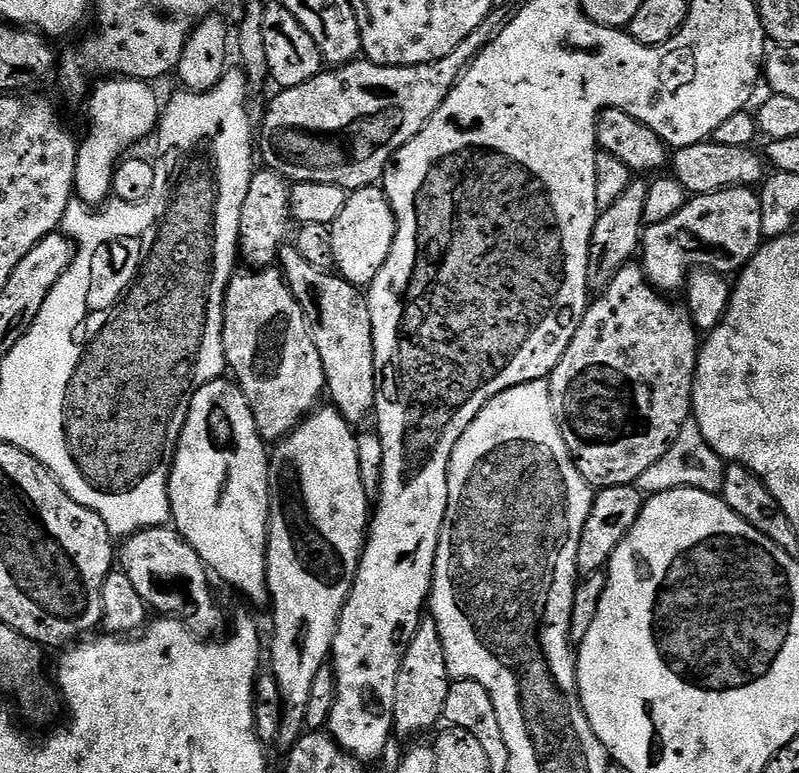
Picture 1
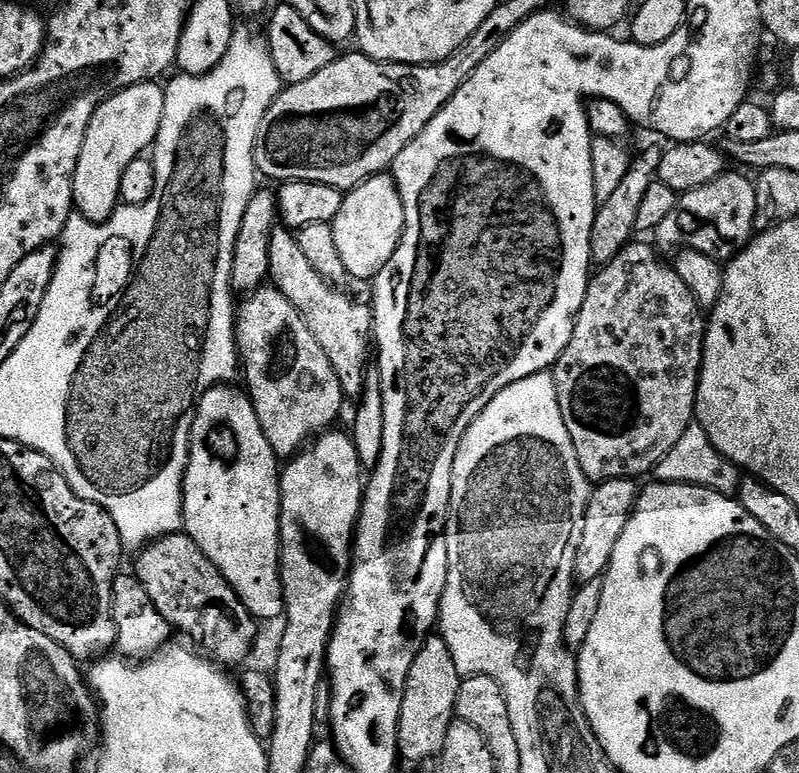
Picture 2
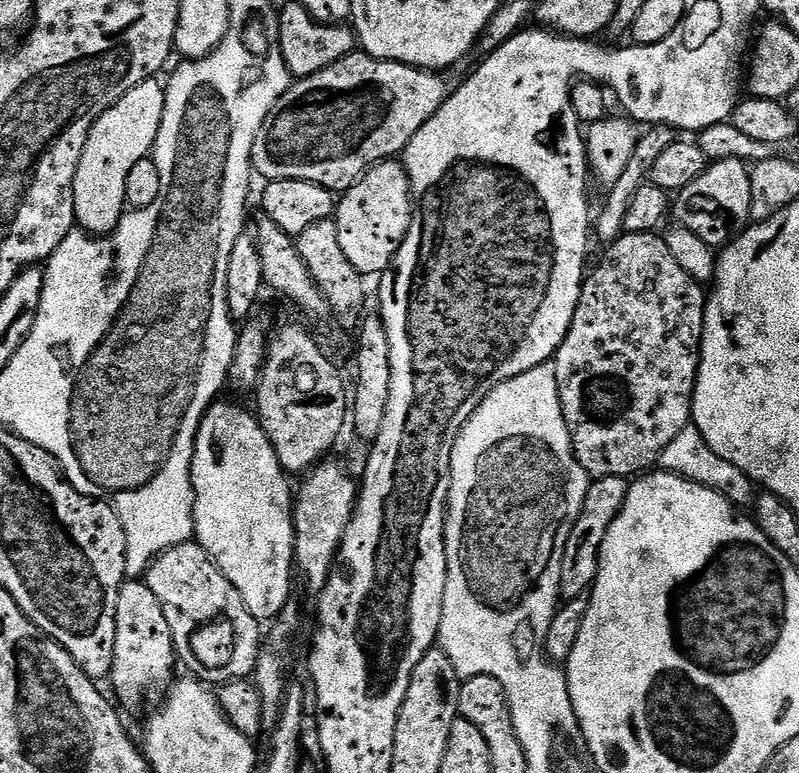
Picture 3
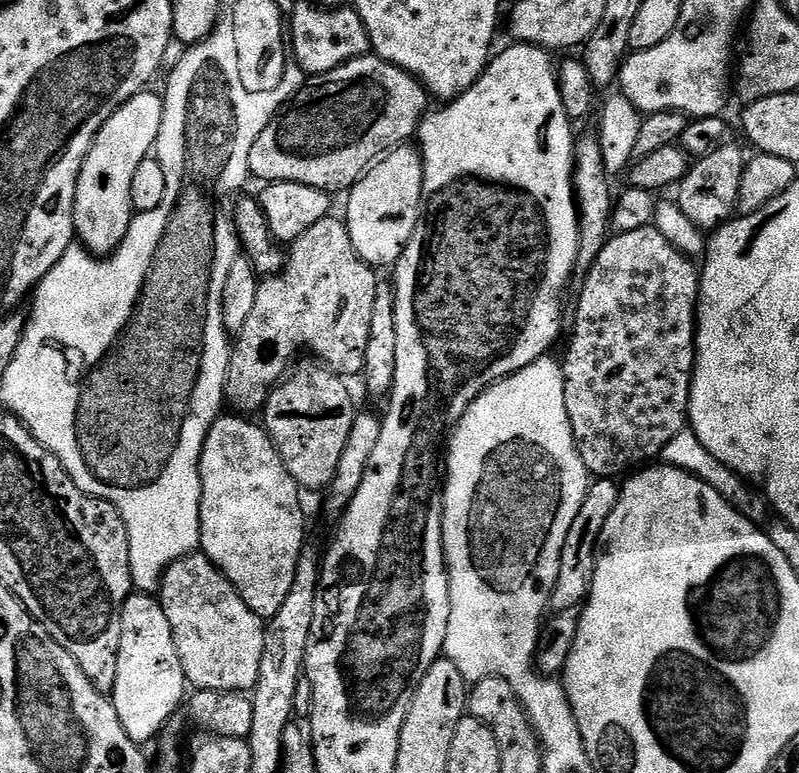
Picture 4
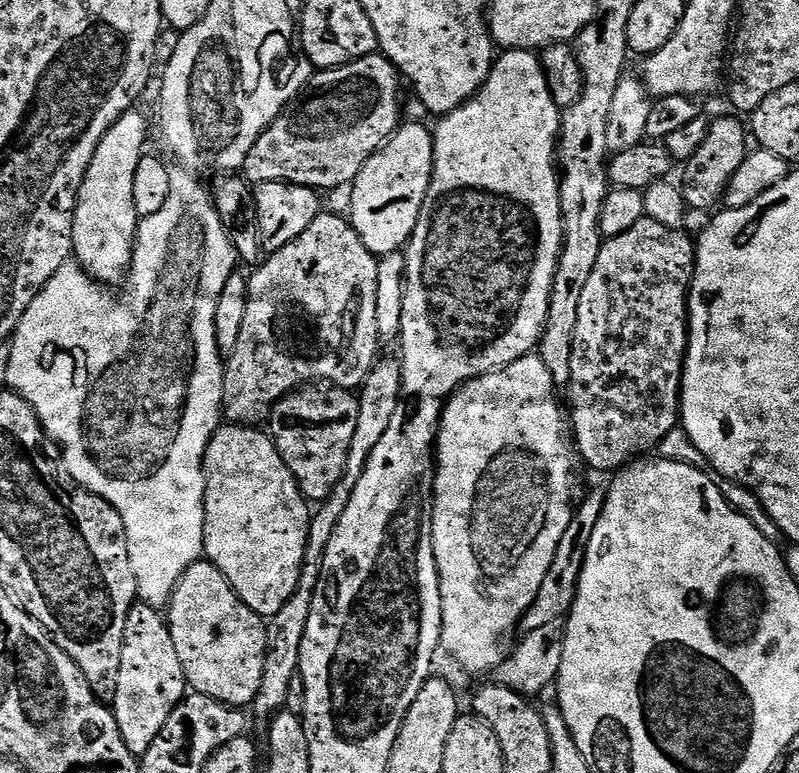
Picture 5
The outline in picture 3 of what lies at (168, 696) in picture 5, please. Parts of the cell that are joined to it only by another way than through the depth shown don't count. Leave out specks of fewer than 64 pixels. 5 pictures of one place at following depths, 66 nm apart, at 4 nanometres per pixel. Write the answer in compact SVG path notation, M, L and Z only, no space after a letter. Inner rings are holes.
M128 578L118 594L118 610L116 611L116 637L114 638L114 666L110 684L116 687L115 699L121 705L128 708L140 708L144 704L147 696L156 696L165 691L173 683L174 675L172 671L178 668L178 657L174 638L170 634L170 625L166 623L166 614L162 614L162 602L158 602L158 597L154 590L143 579Z

